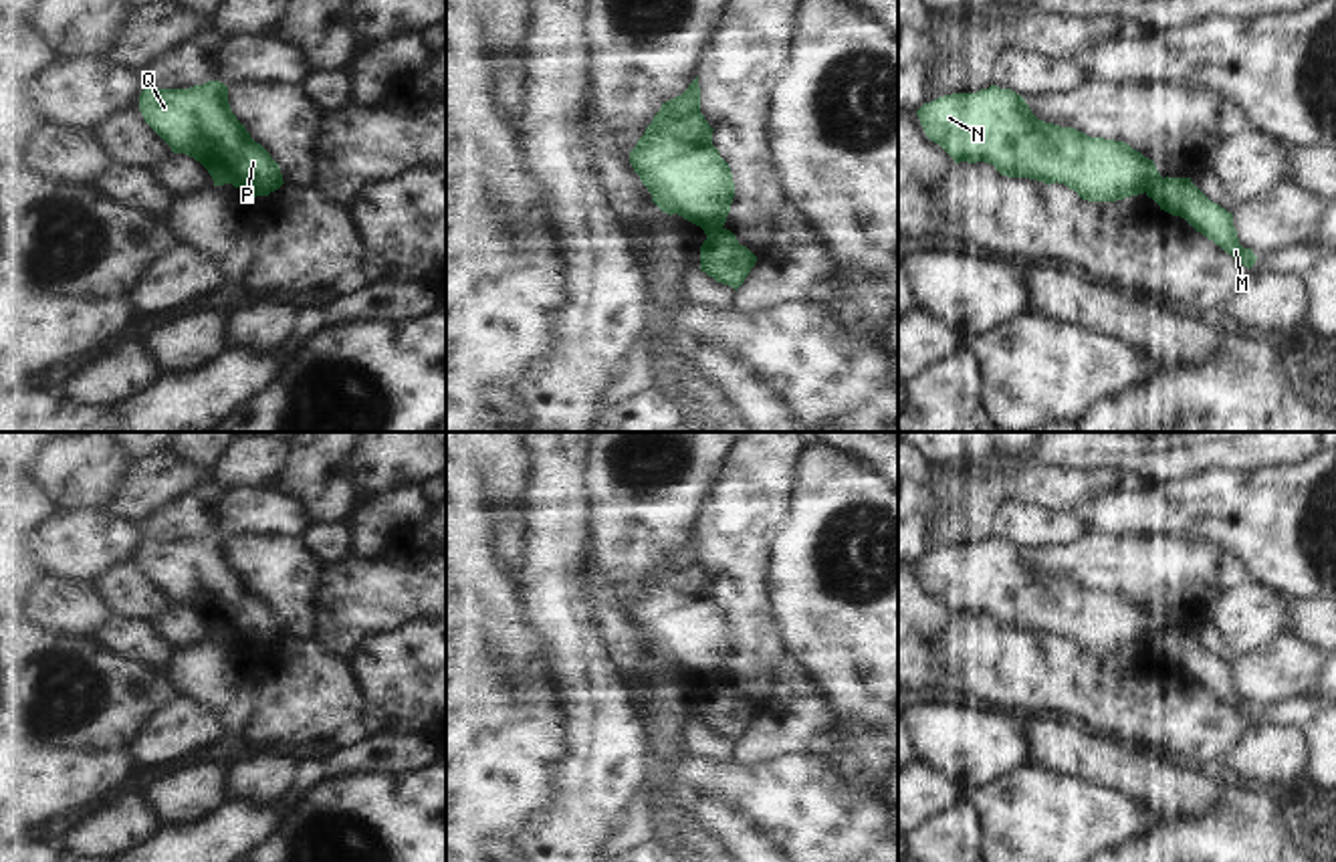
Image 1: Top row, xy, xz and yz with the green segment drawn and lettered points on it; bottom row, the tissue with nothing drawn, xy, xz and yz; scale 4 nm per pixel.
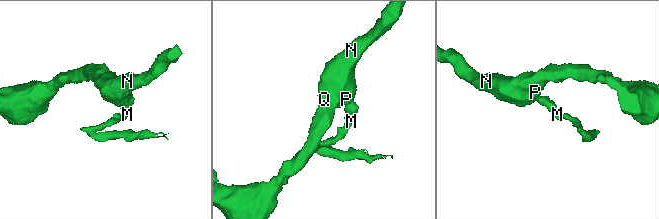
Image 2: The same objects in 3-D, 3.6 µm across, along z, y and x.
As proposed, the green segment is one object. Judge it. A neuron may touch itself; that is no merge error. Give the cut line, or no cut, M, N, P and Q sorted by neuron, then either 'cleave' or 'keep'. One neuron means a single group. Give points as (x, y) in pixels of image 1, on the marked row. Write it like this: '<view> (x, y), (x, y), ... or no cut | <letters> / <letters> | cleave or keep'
yz (1163, 178), (1145, 190) | M / N P Q | cleave

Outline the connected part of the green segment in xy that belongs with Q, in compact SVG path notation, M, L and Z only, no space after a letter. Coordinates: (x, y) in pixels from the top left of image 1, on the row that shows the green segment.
M224 83L143 87L139 111L174 153L200 161L214 186L232 184L256 198L285 184L279 164L232 113Z

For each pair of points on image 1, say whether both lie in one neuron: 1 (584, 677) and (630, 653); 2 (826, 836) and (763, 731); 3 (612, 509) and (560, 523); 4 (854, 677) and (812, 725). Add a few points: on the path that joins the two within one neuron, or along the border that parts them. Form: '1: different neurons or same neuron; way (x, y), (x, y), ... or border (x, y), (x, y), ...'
1: different neurons; border (594, 618), (608, 657), (634, 705)
2: different neurons; border (828, 756), (784, 753), (753, 764), (735, 760)
3: different neurons; border (590, 467), (592, 537)
4: different neurons; border (802, 663), (834, 699), (852, 741)

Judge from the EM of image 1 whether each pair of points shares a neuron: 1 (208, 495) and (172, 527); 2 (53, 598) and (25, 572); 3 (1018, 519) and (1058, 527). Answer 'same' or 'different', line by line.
1: same
2: different
3: same

